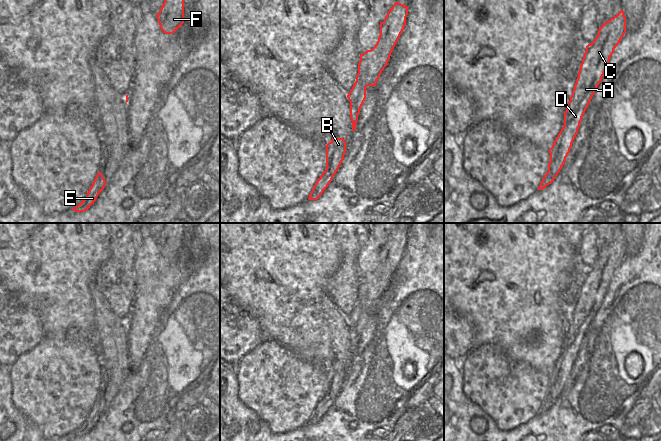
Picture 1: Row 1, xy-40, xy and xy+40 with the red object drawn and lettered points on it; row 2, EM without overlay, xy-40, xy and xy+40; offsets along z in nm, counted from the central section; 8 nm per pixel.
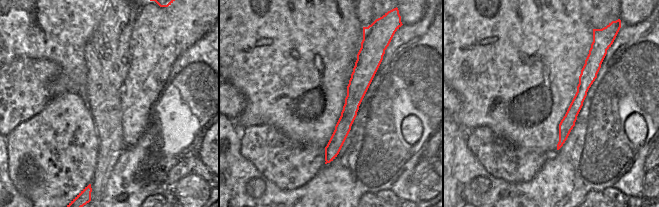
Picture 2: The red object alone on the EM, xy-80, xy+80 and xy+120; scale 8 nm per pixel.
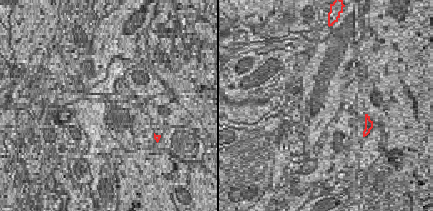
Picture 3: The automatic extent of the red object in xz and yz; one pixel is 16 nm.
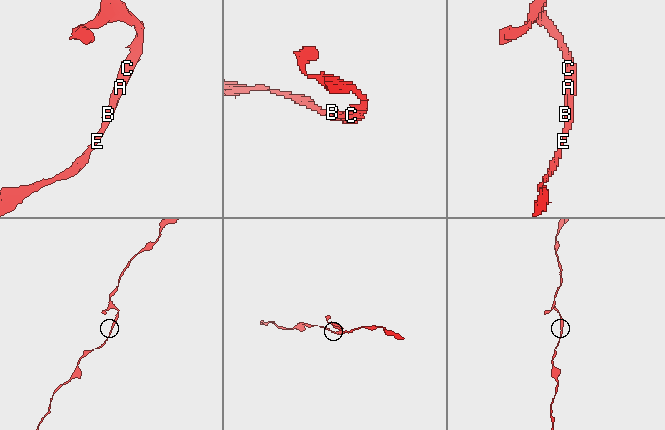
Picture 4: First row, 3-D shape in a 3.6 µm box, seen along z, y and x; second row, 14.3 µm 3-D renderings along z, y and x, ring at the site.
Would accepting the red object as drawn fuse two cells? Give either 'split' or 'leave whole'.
leave whole

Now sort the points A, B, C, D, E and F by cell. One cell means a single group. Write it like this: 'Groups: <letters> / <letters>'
Groups: A B C D E F

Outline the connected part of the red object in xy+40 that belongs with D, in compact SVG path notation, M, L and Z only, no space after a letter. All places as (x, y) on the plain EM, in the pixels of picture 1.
M621 234L602 248L594 265L586 270L570 325L566 328L564 349L548 374L550 377L548 396L544 399L538 414L543 414L551 408L562 393L578 357L582 341L602 305L614 273L625 257L626 241Z

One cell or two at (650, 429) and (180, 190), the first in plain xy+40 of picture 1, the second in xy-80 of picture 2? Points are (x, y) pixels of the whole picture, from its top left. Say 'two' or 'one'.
one

